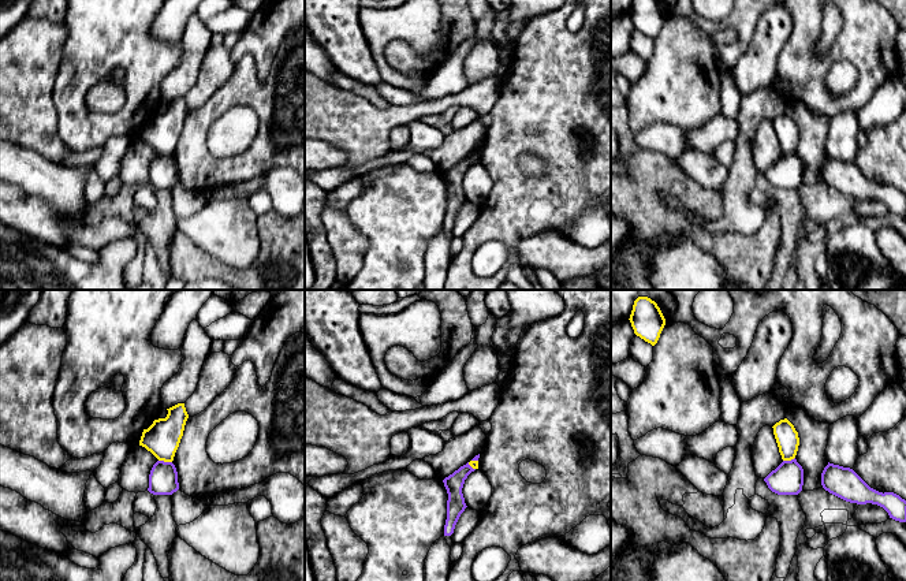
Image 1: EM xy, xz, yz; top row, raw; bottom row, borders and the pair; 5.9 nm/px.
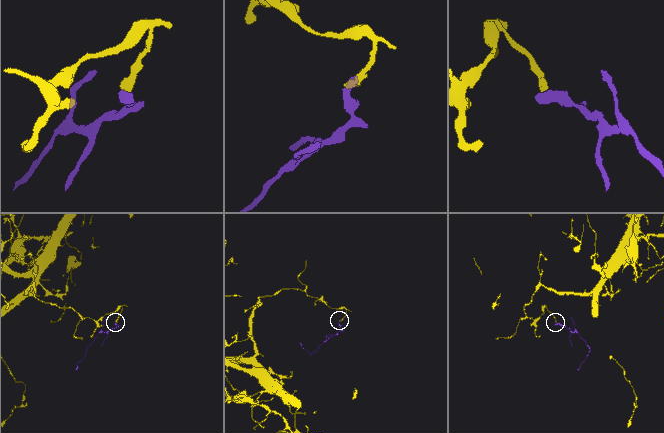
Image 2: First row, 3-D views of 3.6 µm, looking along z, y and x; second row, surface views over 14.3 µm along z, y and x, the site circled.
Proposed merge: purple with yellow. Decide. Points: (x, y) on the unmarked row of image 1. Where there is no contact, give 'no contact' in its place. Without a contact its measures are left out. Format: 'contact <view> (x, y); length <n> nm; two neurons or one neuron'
contact xy (166, 156); length 80 nm; two neurons

